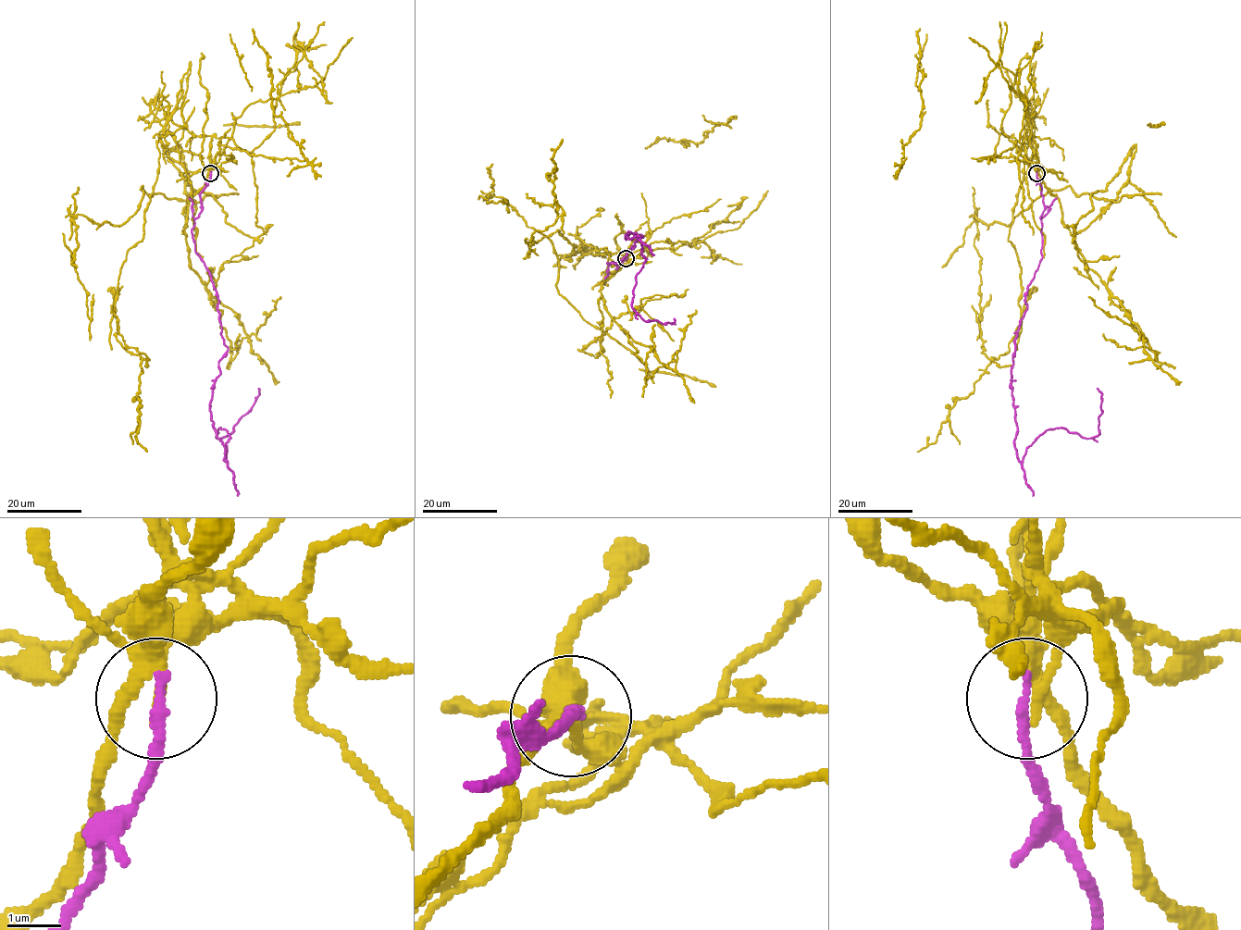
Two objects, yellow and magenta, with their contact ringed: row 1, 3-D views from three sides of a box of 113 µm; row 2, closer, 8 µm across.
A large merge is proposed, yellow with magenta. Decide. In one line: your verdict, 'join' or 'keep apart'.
keep apart

